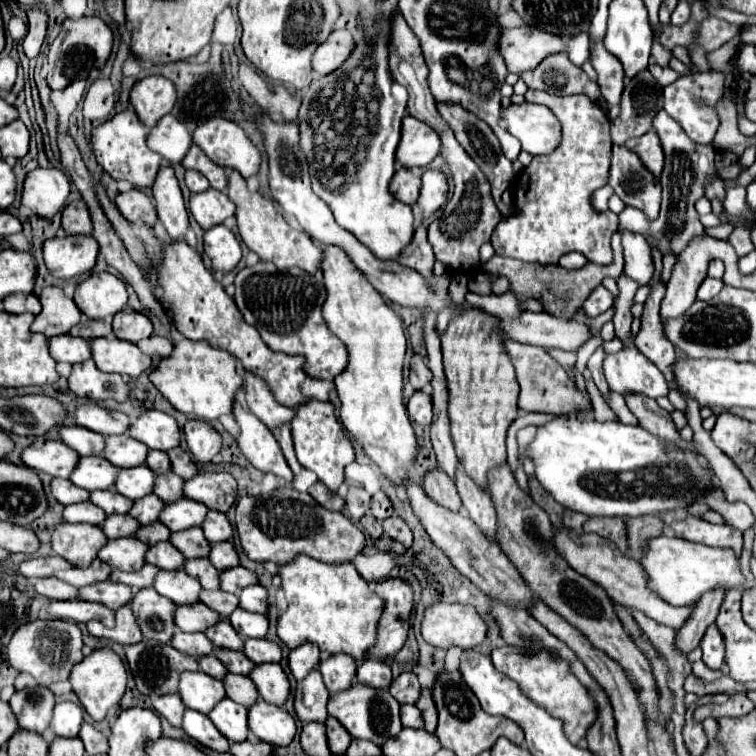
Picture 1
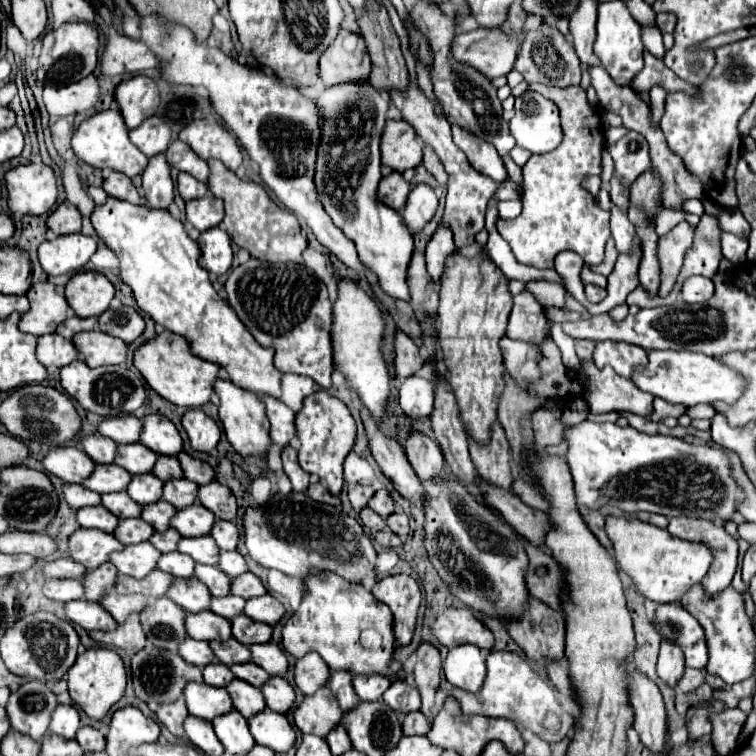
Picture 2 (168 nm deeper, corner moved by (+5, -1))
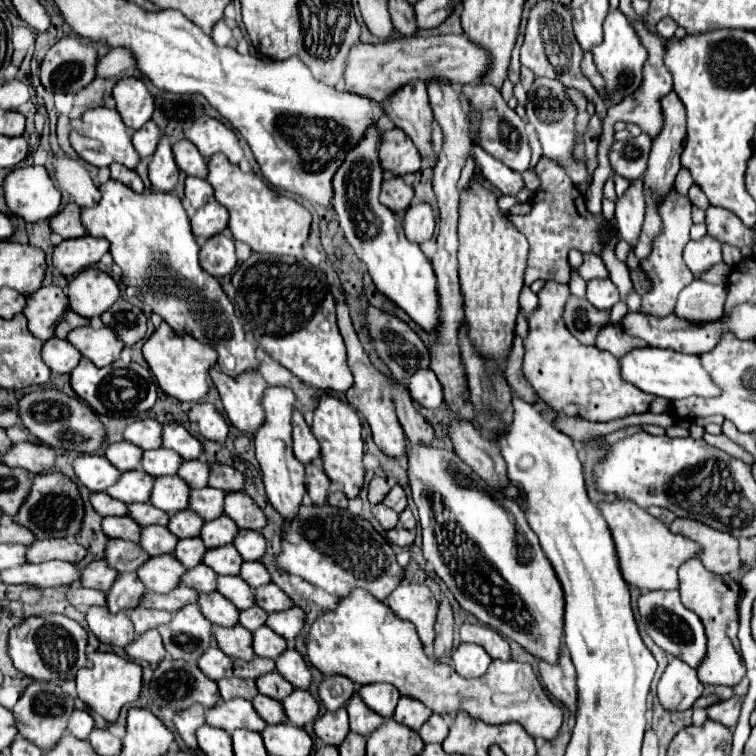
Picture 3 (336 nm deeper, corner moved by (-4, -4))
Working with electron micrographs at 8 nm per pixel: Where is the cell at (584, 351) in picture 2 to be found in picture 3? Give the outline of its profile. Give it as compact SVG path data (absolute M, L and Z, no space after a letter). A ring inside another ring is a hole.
M569 295L565 303L563 319L567 323L567 329L583 343L593 345L597 331L609 323L609 309L601 311L595 305L589 305L587 299Z

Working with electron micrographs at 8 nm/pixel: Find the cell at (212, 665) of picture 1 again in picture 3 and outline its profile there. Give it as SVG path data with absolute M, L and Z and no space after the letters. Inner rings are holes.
M229 677L229 679L221 679L219 683L219 691L223 701L235 699L235 697L243 697L243 699L253 699L257 695L257 687L255 681L249 679L239 679L239 677Z

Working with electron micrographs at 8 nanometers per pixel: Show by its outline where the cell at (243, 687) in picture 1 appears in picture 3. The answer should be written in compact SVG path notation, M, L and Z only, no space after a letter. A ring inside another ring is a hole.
M259 693L253 699L253 707L269 725L279 725L281 721L287 721L285 709L281 709L281 701L273 701L271 697L265 697Z

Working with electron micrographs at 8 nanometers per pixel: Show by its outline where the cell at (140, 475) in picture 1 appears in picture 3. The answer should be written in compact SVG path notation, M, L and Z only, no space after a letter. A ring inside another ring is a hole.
M179 475L157 477L151 493L151 503L165 513L173 515L189 507L189 485Z

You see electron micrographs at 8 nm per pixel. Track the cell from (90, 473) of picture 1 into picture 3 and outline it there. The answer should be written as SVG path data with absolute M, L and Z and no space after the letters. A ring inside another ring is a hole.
M143 469L139 471L125 471L121 479L107 489L113 499L123 503L145 503L149 501L149 493L153 489L153 477L149 477Z

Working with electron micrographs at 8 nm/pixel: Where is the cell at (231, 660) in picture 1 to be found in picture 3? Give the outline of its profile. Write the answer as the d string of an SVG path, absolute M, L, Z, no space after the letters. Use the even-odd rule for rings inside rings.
M273 671L273 673L267 673L257 679L257 689L259 689L259 693L263 693L275 701L283 701L293 691L293 685L289 685L289 681L285 681L285 677L281 677L277 671Z

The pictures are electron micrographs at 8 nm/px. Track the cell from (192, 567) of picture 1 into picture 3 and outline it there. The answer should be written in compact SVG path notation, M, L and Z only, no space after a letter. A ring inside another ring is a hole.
M219 577L219 593L225 595L237 609L249 609L255 601L253 601L253 589L249 585L245 585L245 581L241 581L241 577Z

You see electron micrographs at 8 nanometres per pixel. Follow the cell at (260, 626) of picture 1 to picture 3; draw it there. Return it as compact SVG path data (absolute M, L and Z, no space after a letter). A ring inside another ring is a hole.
M261 627L253 633L253 649L255 655L269 657L275 661L287 649L287 641L275 631L271 631L269 627Z

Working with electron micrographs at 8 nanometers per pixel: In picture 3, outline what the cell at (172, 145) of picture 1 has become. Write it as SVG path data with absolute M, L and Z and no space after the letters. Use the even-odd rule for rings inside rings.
M147 121L141 129L133 131L131 141L133 141L133 147L137 149L137 153L139 153L141 157L151 157L153 151L157 149L157 143L159 143L161 135L163 135L163 133L161 133L159 127L155 125L155 121Z

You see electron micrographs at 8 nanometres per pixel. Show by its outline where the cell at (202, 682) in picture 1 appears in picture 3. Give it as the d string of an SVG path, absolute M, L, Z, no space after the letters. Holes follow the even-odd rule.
M241 697L215 705L205 713L205 719L207 719L207 725L223 729L227 733L231 733L233 729L249 729L249 731L261 733L261 729L265 729L267 725L257 715L251 701L245 701Z

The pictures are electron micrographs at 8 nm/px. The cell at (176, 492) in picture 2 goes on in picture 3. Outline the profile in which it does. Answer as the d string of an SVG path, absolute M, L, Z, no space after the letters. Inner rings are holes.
M203 487L203 489L191 489L191 509L201 515L205 521L213 521L223 515L223 499L225 491Z

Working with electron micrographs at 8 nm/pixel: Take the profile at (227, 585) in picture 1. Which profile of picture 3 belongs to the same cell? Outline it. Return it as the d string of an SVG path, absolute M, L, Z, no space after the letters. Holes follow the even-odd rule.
M263 585L259 589L255 589L255 603L265 609L267 613L275 613L275 611L285 611L289 607L293 607L293 601L275 585Z

